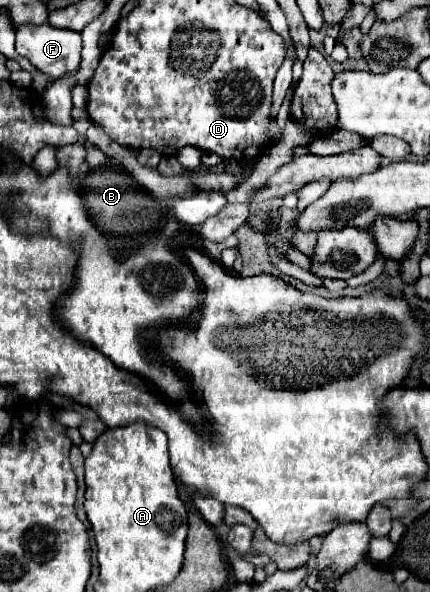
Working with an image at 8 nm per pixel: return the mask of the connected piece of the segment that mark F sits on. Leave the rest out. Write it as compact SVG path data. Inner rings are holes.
M48 23L42 25L18 25L16 29L16 53L26 57L34 67L48 73L52 79L62 77L64 73L74 71L80 65L80 51L82 51L82 33L72 29L58 29Z

